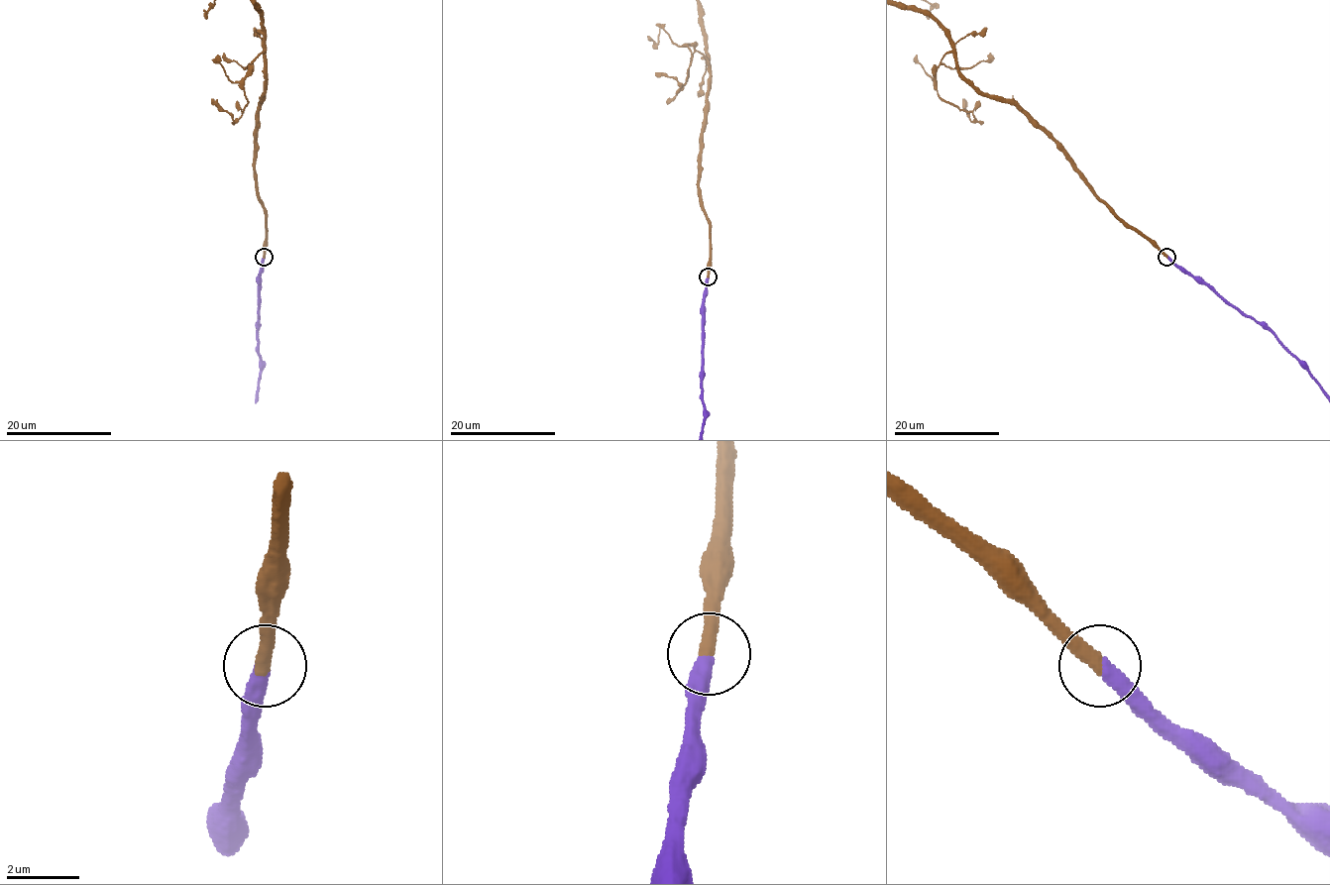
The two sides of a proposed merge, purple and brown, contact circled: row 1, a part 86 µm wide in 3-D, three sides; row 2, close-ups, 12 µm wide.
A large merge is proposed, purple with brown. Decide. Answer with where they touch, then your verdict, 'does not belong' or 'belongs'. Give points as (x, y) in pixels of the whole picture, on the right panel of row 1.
at (1166, 257); belongs

